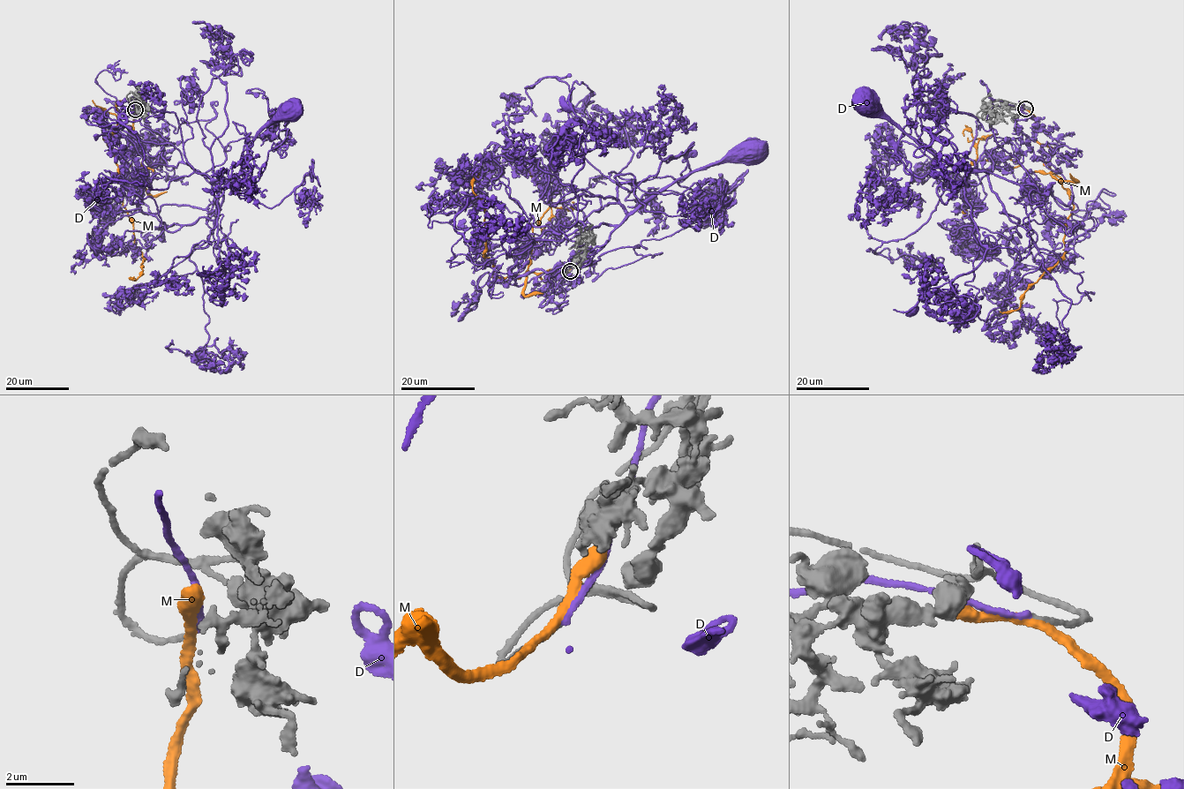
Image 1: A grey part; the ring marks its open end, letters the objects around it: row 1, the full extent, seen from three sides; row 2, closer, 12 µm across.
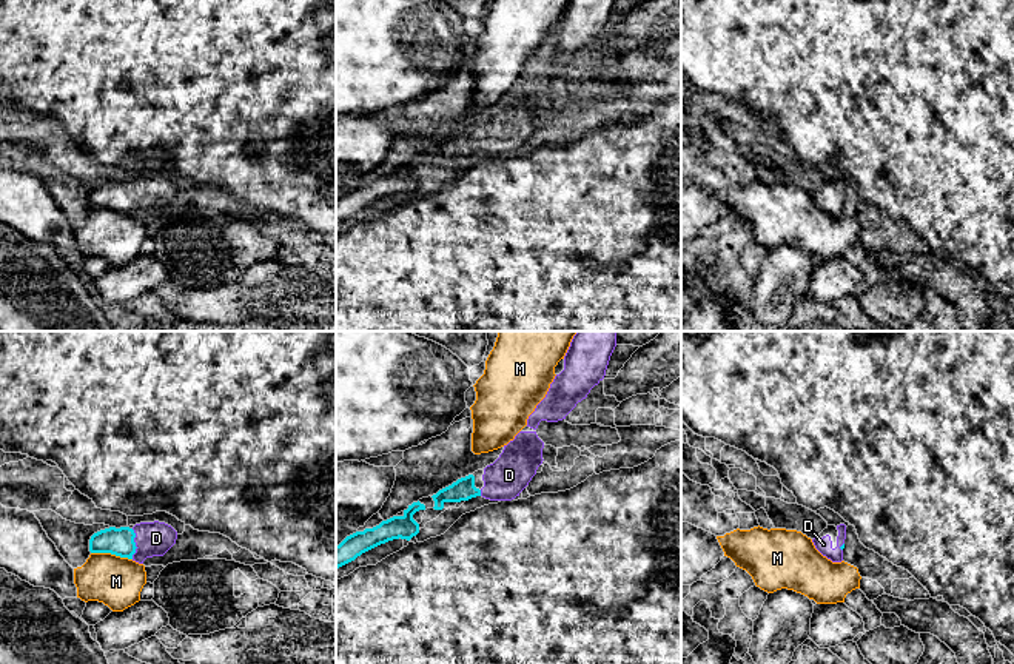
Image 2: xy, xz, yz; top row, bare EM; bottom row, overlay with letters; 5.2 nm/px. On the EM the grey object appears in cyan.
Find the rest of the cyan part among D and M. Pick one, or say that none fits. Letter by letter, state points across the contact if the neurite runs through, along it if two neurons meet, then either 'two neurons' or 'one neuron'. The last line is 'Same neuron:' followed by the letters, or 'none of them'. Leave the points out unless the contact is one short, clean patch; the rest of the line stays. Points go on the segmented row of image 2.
D: runs through xy (117, 541), (134, 544), (156, 538); one neuron
M: border along xy (91, 552), (110, 552), (131, 560); two neurons
Same neuron: D

